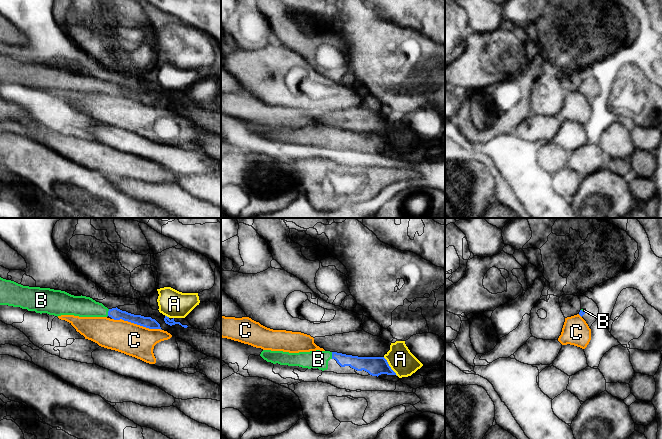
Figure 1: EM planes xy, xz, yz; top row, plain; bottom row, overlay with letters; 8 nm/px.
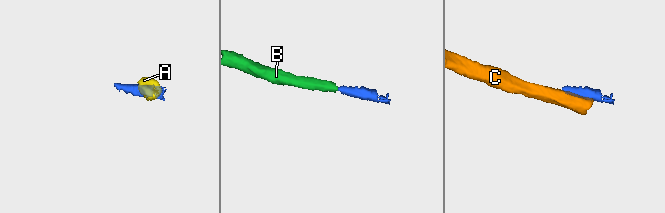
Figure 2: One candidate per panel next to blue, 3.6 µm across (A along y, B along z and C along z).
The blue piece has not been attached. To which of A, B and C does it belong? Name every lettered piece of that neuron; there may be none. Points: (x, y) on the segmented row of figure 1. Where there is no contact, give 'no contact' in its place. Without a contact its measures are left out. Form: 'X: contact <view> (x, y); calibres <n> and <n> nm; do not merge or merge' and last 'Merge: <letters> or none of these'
A: contact xz (389, 366); calibres 160 and 200 nm; do not merge
B: contact xy (108, 312); calibres 90 and 170 nm; merge
C: contact xy (137, 324); calibres 90 and 260 nm; do not merge
Merge: B

